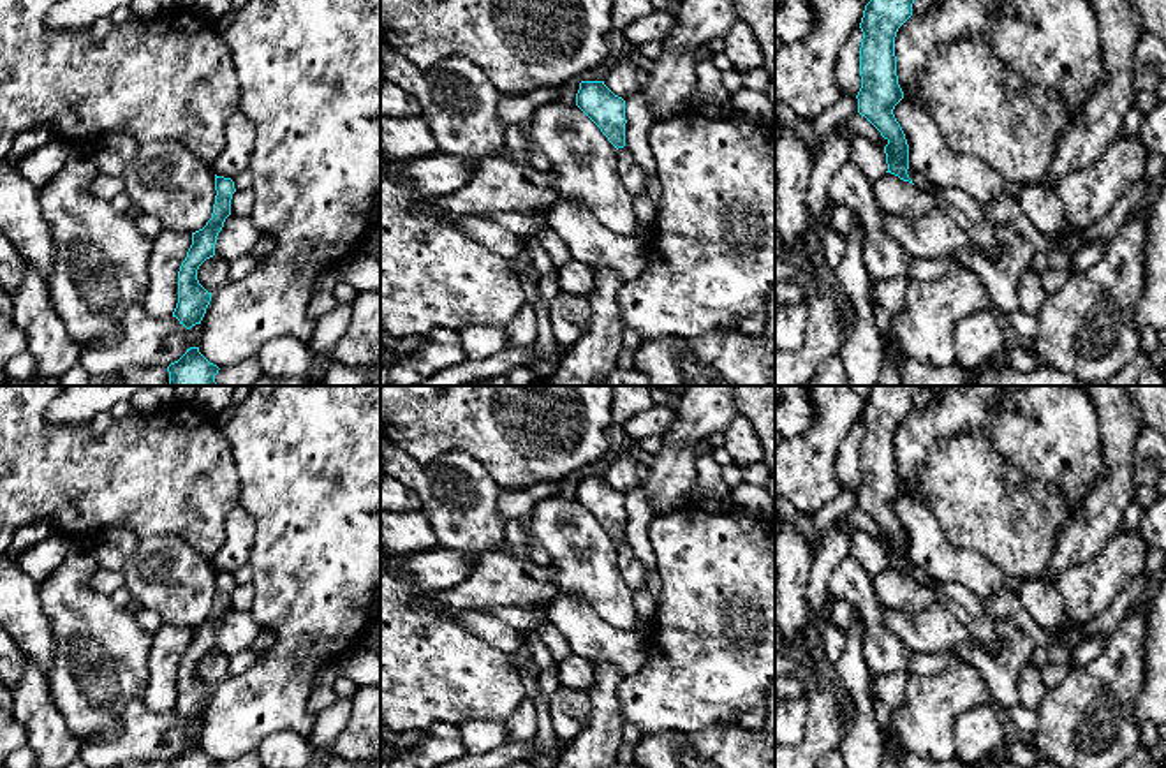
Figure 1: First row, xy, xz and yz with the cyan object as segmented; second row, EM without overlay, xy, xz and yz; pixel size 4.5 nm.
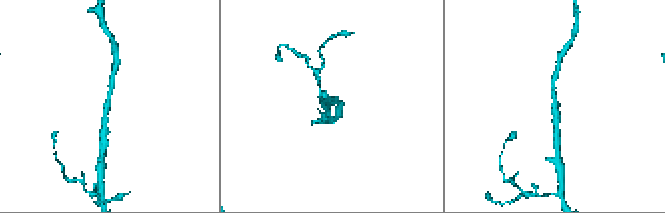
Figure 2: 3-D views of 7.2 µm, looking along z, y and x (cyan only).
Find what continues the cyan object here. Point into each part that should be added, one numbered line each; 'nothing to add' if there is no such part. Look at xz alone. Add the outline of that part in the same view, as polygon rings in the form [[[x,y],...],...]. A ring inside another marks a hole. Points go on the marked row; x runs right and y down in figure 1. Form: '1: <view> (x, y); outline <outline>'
1: xz (633, 177); outline [[[627,146],[616,150],[616,167],[624,187],[632,197],[646,194],[645,173]]]

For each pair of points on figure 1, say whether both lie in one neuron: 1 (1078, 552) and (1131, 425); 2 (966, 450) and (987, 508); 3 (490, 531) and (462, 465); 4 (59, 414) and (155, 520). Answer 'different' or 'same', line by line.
1: same
2: same
3: same
4: different

